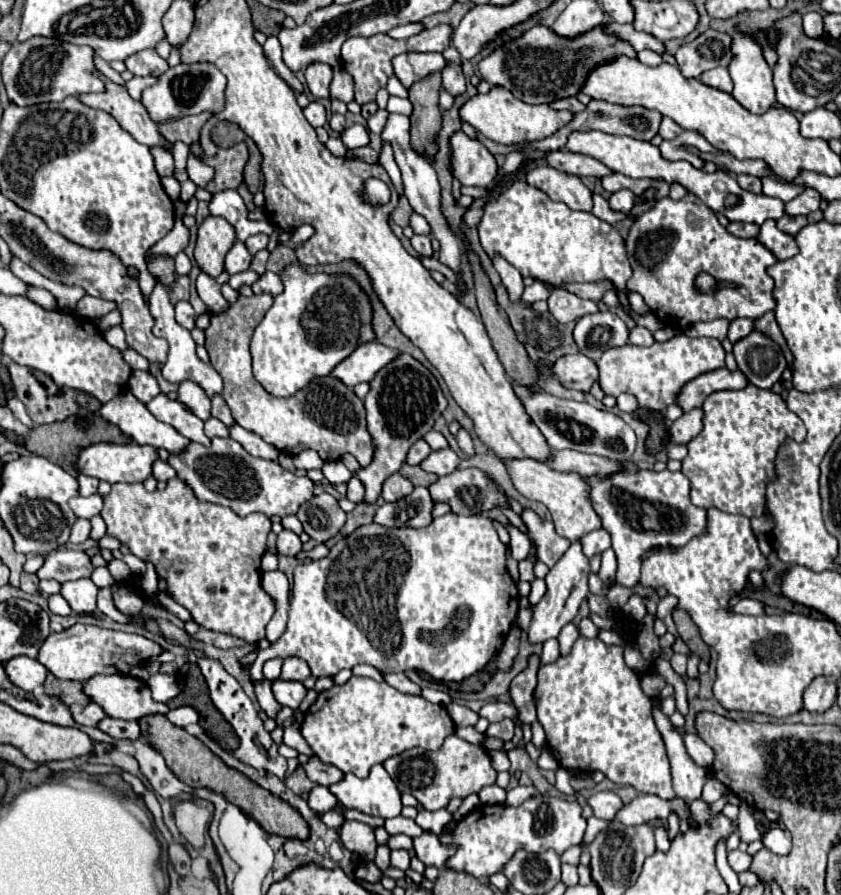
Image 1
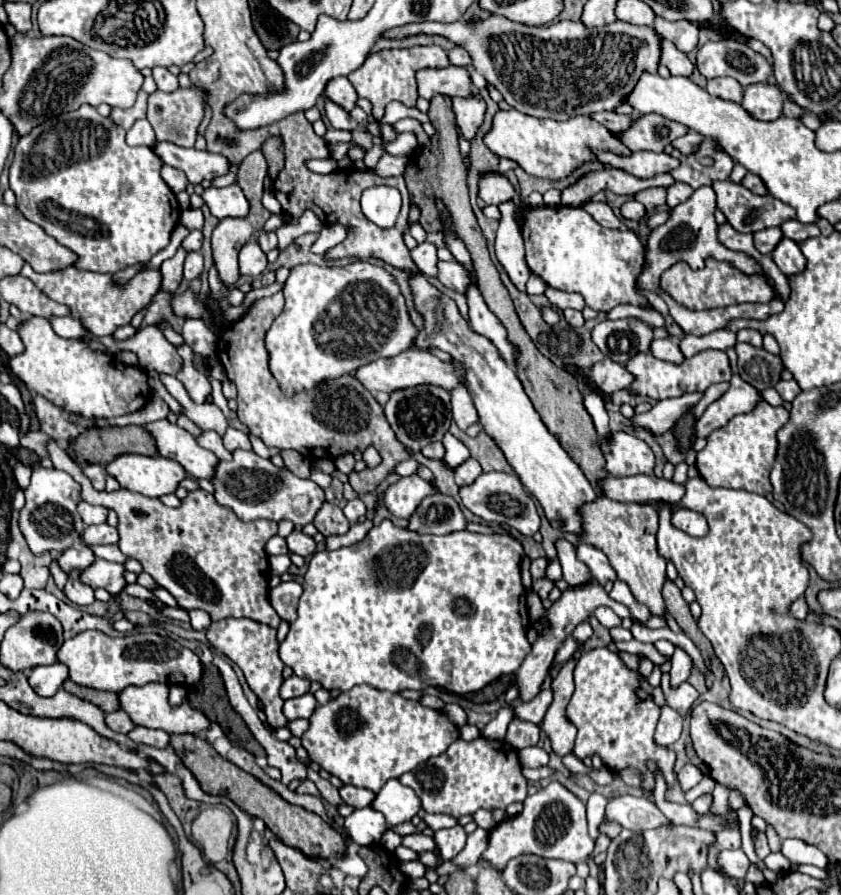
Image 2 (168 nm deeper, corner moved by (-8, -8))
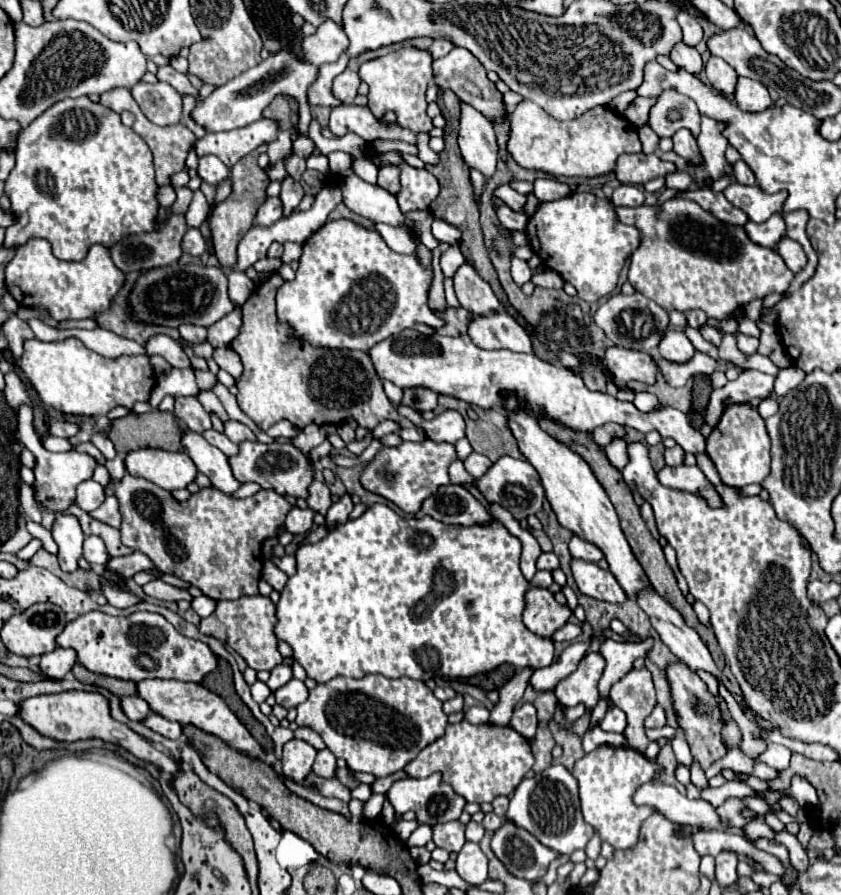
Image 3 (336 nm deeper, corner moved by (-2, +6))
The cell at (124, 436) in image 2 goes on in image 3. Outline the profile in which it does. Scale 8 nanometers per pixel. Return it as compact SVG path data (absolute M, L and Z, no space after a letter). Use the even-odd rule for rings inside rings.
M159 409L147 411L143 415L129 413L121 419L113 419L107 431L119 455L125 455L141 447L157 447L165 451L181 451L181 425L173 413Z

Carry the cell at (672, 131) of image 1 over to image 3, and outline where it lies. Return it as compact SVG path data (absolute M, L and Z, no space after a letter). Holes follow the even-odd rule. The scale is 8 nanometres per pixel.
M679 129L675 135L673 135L673 151L685 159L691 161L691 165L697 165L699 163L699 149L697 149L697 143L695 143L695 137L689 129Z

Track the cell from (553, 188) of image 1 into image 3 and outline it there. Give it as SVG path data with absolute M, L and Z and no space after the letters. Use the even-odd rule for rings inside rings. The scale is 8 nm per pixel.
M669 199L661 207L661 211L655 211L655 207L647 207L647 205L615 207L615 213L621 223L633 225L641 231L641 245L631 255L629 283L639 293L653 299L657 305L661 305L665 311L703 309L709 317L725 319L725 317L731 317L737 307L741 307L743 303L755 297L765 297L771 291L785 293L789 283L793 281L793 273L787 269L783 259L773 249L755 245L747 237L743 227L735 227L727 223L721 225L721 221L717 221L709 211L705 213L705 209L701 209L695 201Z

